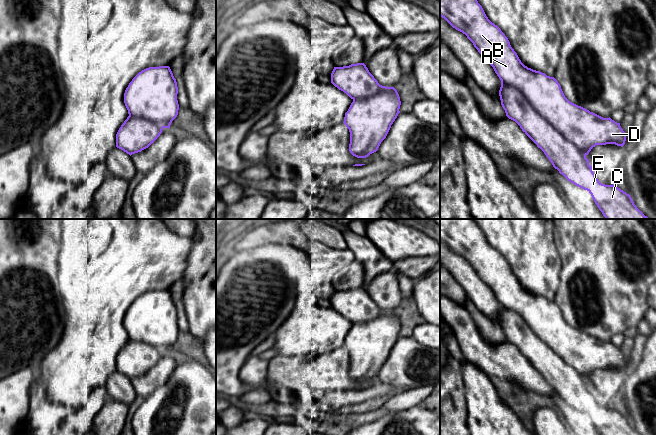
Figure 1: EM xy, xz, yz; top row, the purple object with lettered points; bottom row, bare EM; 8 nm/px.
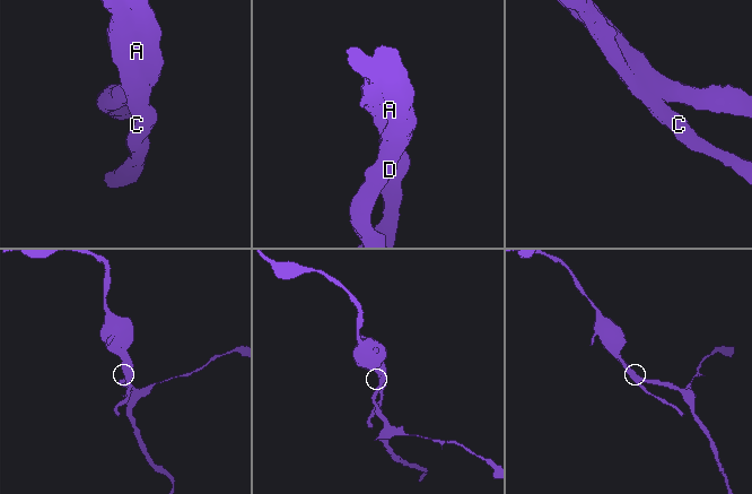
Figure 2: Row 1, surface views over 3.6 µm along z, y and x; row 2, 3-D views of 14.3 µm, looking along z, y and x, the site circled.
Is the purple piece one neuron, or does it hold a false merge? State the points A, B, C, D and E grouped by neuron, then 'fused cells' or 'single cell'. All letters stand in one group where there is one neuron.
A B C D E | single cell

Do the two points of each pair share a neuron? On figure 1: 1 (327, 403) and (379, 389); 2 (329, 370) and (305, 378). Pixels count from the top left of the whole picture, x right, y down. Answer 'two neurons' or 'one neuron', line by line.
1: one neuron
2: one neuron

